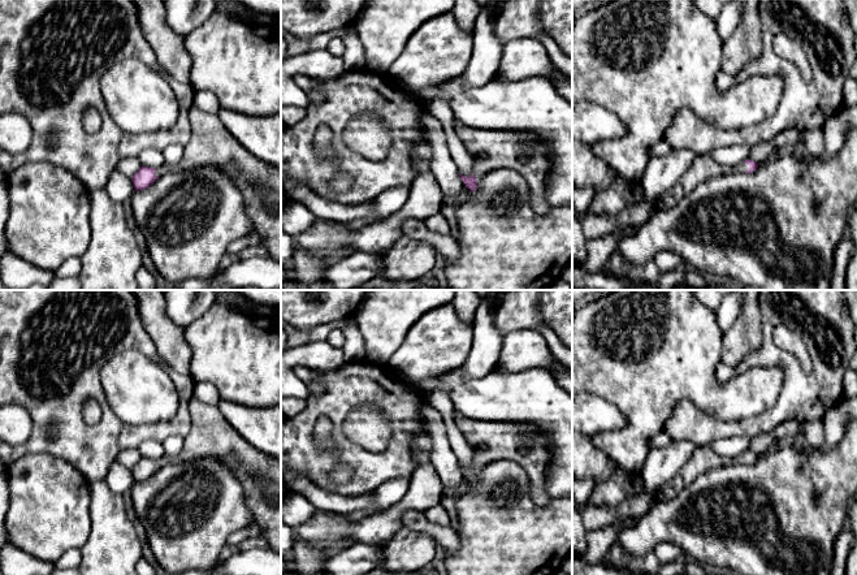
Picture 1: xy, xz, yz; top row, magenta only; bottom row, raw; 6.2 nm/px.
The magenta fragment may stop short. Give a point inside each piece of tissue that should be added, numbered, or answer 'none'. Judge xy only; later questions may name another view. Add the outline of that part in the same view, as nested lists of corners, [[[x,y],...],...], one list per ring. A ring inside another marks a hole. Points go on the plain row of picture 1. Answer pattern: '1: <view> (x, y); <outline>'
1: xy (211, 435); [[[192,395],[189,410],[191,429],[183,438],[181,453],[176,457],[163,455],[156,459],[155,468],[209,457],[226,463],[243,488],[244,503],[252,514],[251,524],[261,529],[268,548],[281,553],[281,459],[252,448],[230,427],[217,407],[207,406]]]

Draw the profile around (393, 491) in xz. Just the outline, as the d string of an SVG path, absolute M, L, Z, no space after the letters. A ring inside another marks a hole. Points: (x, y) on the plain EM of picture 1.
M394 479L384 483L373 492L373 505L371 509L352 511L345 515L338 515L346 518L350 523L355 524L364 518L386 510L394 503L399 502L406 492L408 490L410 480L407 479Z

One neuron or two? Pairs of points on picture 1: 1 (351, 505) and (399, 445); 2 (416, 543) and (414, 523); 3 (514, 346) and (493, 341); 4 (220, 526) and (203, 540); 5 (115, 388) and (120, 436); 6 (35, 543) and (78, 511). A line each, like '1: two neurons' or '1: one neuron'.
1: two neurons
2: two neurons
3: two neurons
4: one neuron
5: two neurons
6: one neuron

